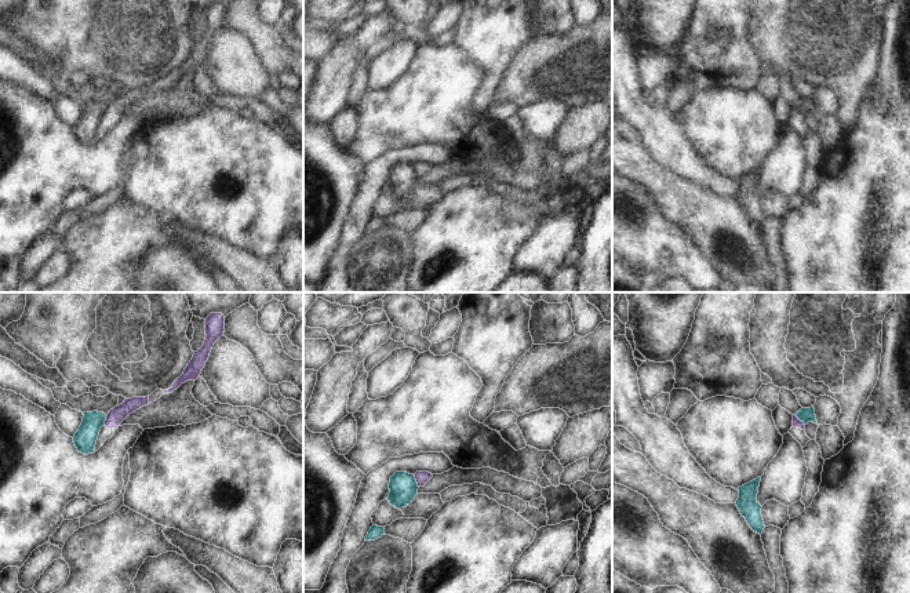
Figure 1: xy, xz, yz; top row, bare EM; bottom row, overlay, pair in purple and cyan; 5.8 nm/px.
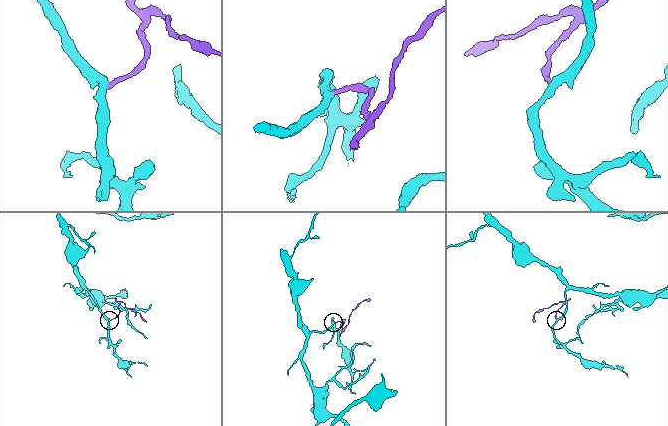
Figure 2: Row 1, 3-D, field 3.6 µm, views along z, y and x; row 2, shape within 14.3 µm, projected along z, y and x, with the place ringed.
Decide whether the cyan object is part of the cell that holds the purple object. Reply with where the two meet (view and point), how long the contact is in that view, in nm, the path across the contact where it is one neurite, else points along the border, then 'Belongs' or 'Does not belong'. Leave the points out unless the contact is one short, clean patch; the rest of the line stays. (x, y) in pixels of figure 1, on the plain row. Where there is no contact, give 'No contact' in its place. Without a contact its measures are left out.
Touches purple at xz (417, 173). Shared border 90 nm. Boundary: xz (412, 166), (418, 178). Does not belong

